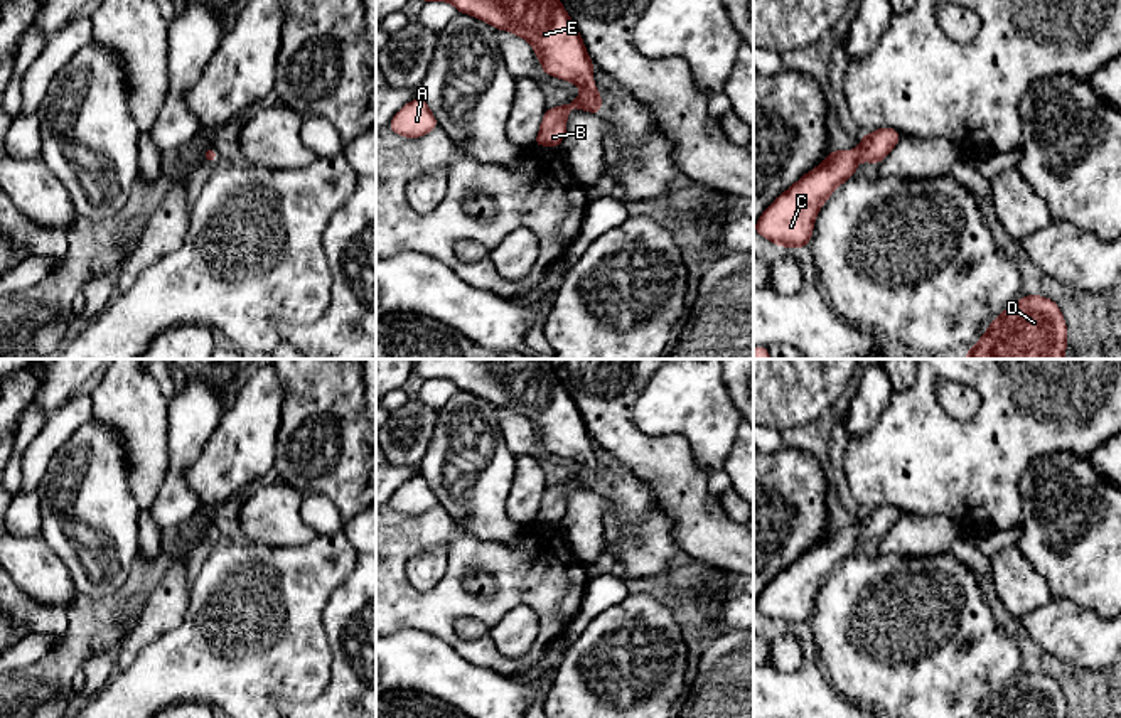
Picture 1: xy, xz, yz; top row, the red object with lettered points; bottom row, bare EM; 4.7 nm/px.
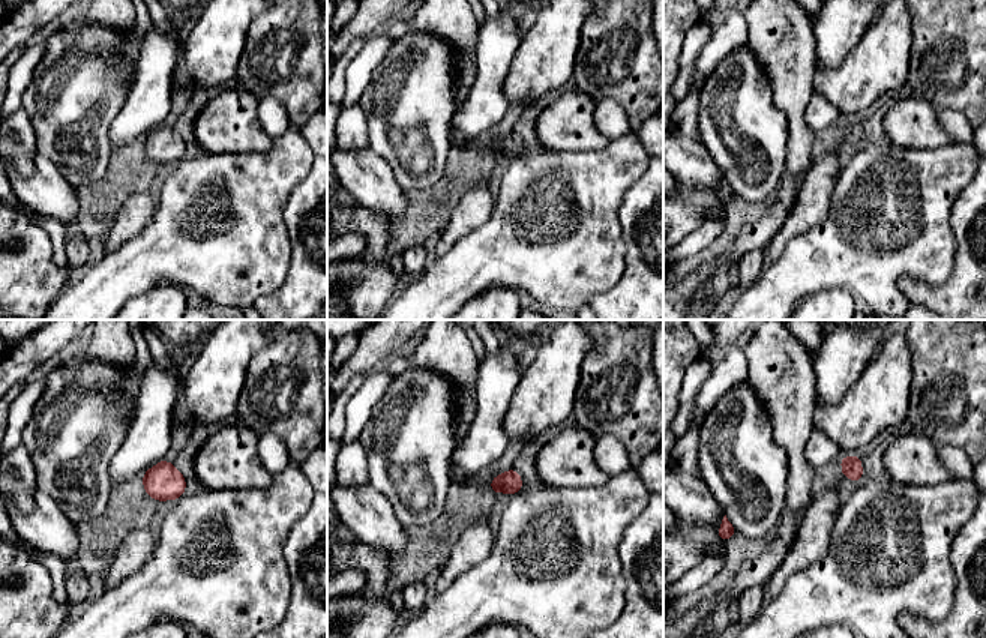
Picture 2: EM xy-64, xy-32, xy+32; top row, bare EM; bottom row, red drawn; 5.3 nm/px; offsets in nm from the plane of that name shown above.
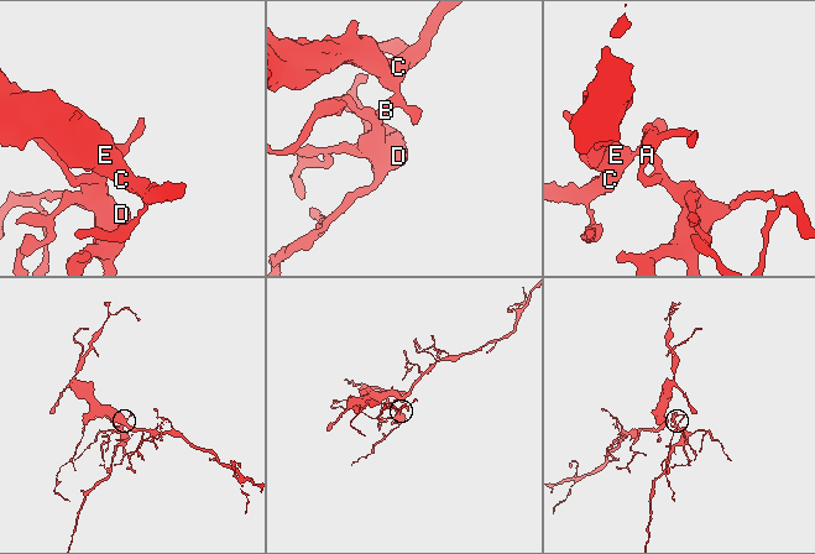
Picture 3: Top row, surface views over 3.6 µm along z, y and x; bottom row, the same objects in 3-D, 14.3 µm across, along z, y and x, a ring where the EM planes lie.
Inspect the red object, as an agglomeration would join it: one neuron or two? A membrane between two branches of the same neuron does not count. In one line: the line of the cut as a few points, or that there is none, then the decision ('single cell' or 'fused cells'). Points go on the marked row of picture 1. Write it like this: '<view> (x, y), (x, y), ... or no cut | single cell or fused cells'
no cut | single cell

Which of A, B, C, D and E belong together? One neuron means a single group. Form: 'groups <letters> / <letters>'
groups A B C D E

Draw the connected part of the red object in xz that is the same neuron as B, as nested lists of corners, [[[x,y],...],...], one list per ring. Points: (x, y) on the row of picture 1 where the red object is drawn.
[[[442,0],[460,13],[469,13],[494,29],[512,32],[528,40],[548,76],[571,81],[585,91],[570,104],[548,108],[533,147],[558,148],[566,135],[571,108],[595,115],[602,111],[602,98],[593,86],[593,62],[583,39],[560,0]]]

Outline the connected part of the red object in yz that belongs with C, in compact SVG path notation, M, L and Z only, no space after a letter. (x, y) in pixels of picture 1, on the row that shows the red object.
M890 126L863 135L856 150L831 150L811 172L804 174L764 211L754 229L775 246L806 248L814 221L828 197L850 177L858 162L880 163L902 135Z

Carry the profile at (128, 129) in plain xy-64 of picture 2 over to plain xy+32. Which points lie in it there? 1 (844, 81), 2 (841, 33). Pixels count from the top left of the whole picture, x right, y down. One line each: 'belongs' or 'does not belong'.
1: does not belong
2: belongs

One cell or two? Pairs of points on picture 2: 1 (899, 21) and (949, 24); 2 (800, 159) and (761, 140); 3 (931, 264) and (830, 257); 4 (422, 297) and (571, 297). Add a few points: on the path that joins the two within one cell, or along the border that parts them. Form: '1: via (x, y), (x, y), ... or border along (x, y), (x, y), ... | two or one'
1: border along (911, 15), (910, 57) | two
2: border along (787, 116), (785, 167), (778, 186) | two
3: via (905, 258), (856, 257) | one
4: via (459, 275), (533, 273) | one

